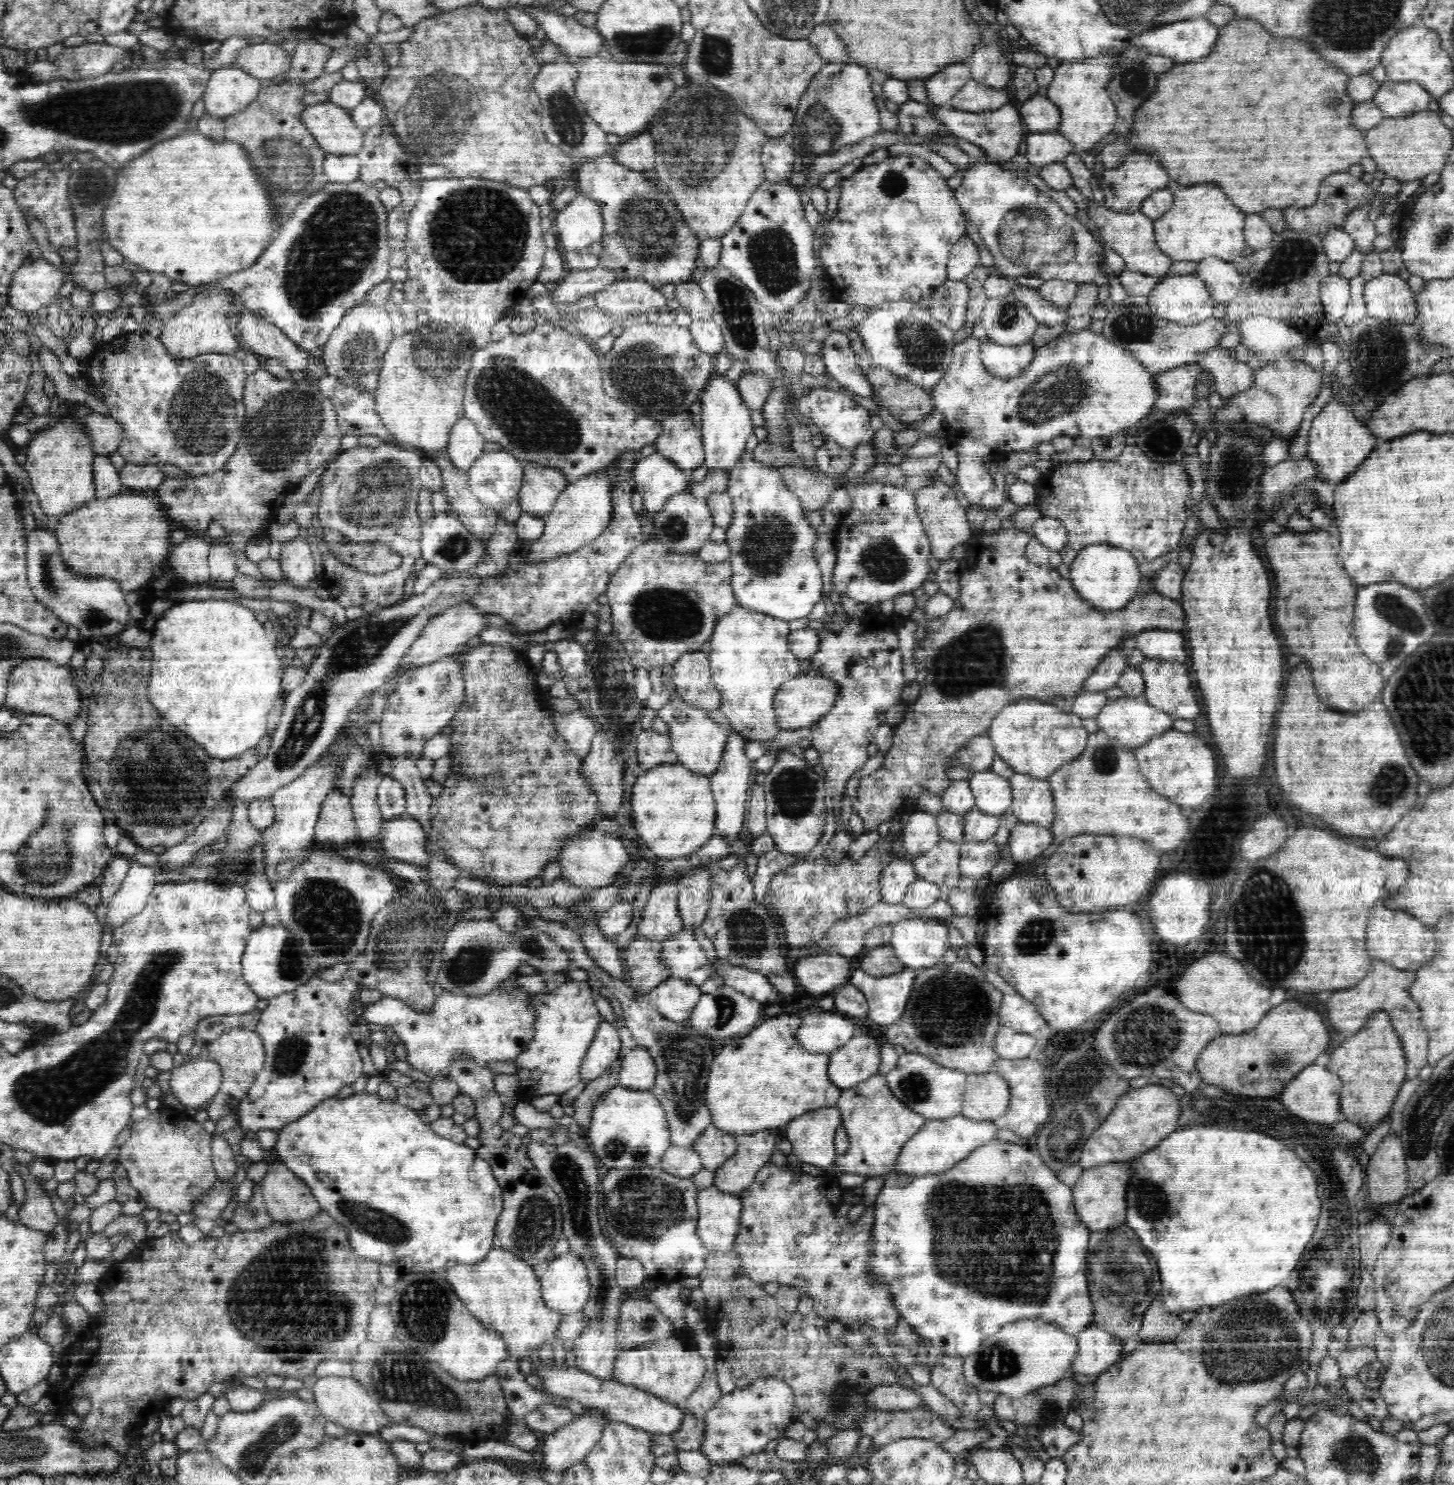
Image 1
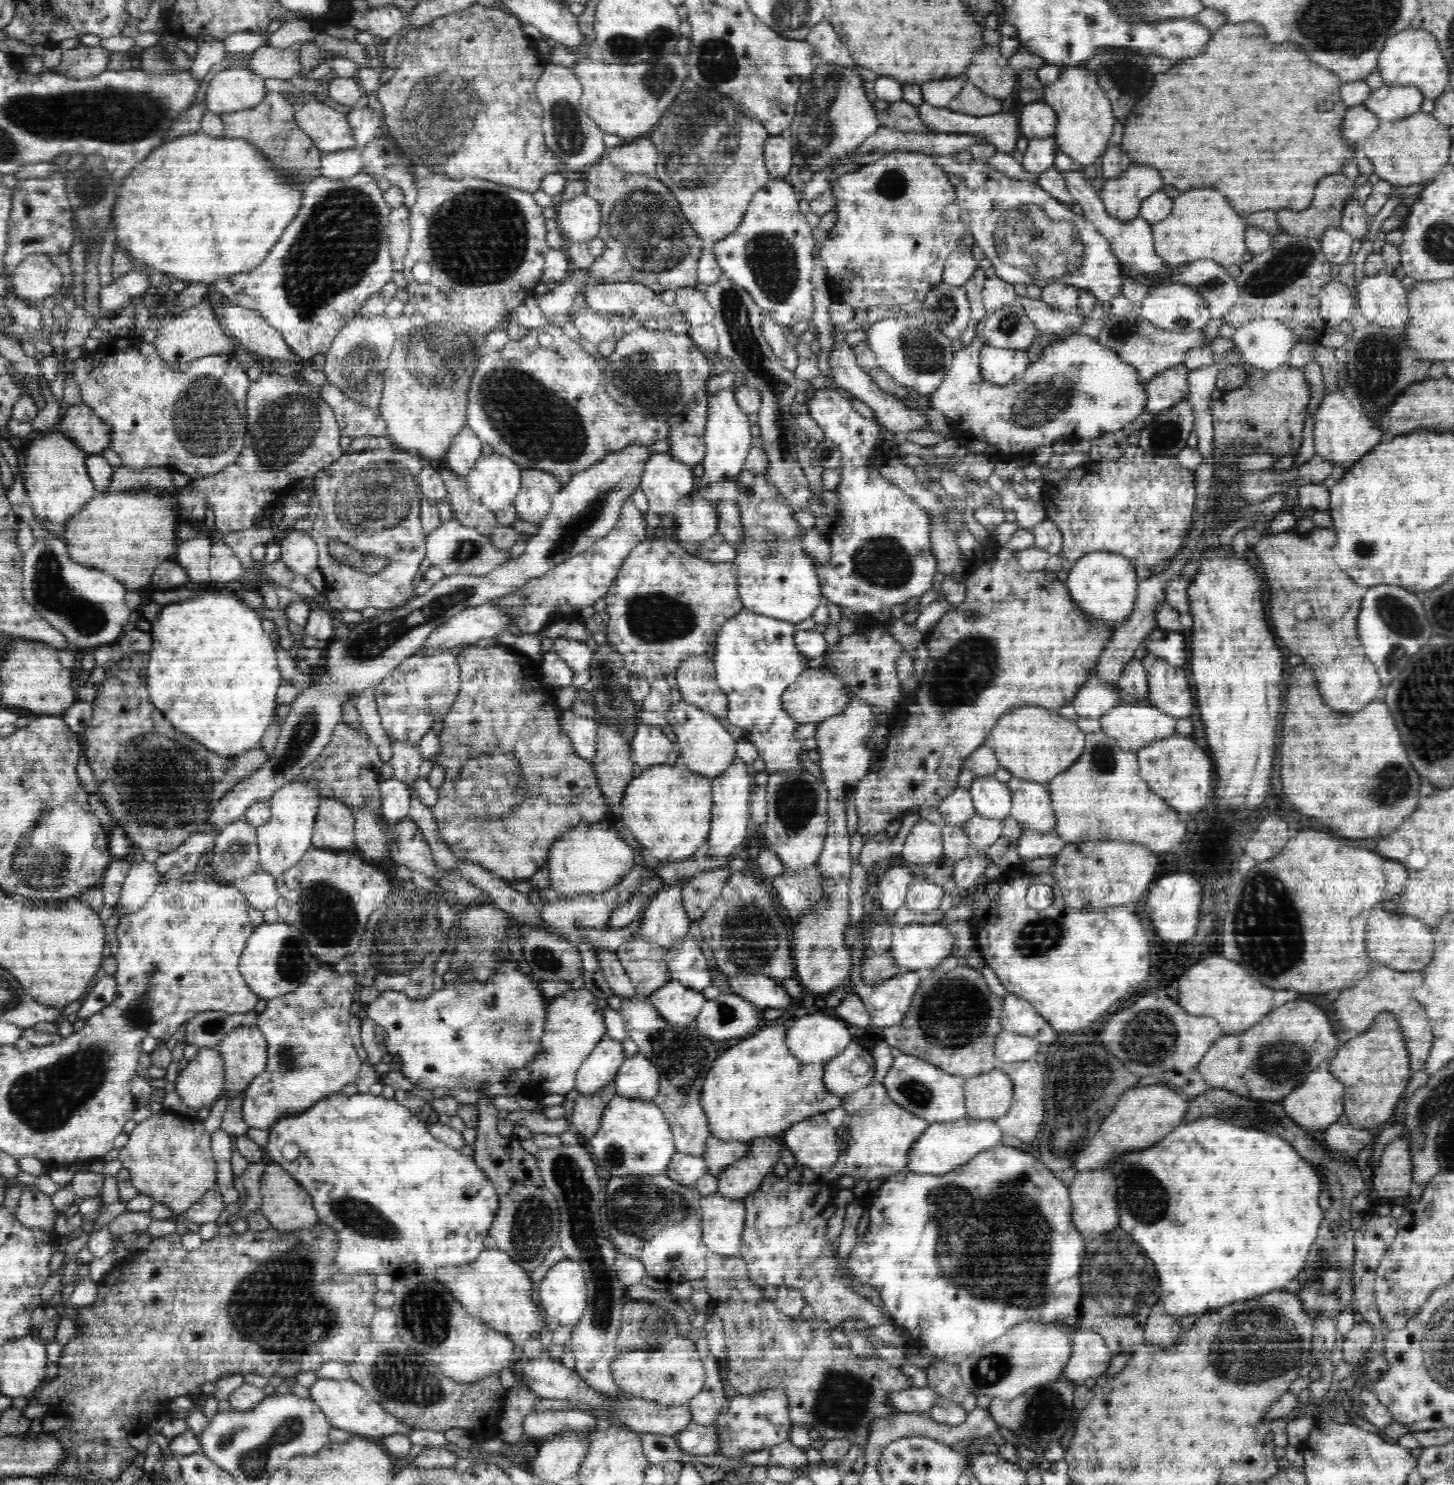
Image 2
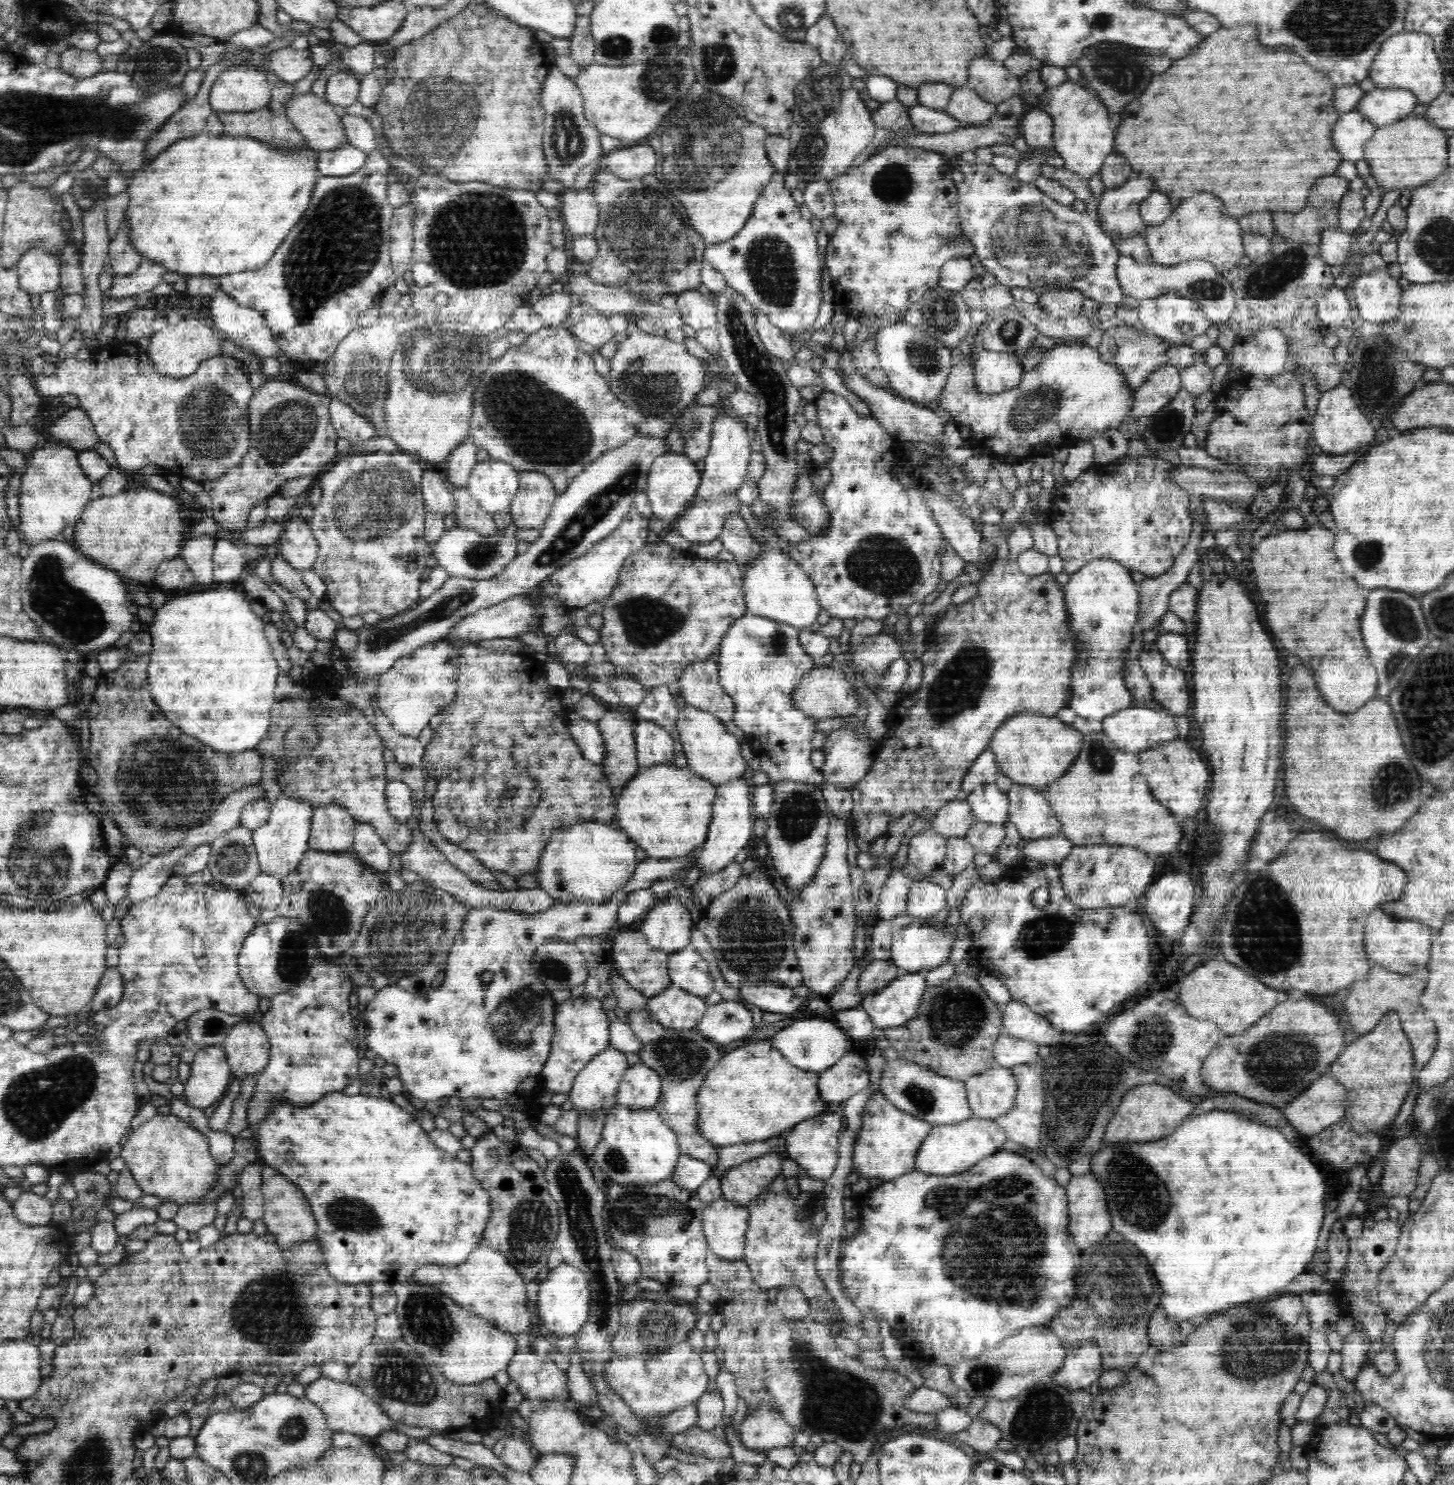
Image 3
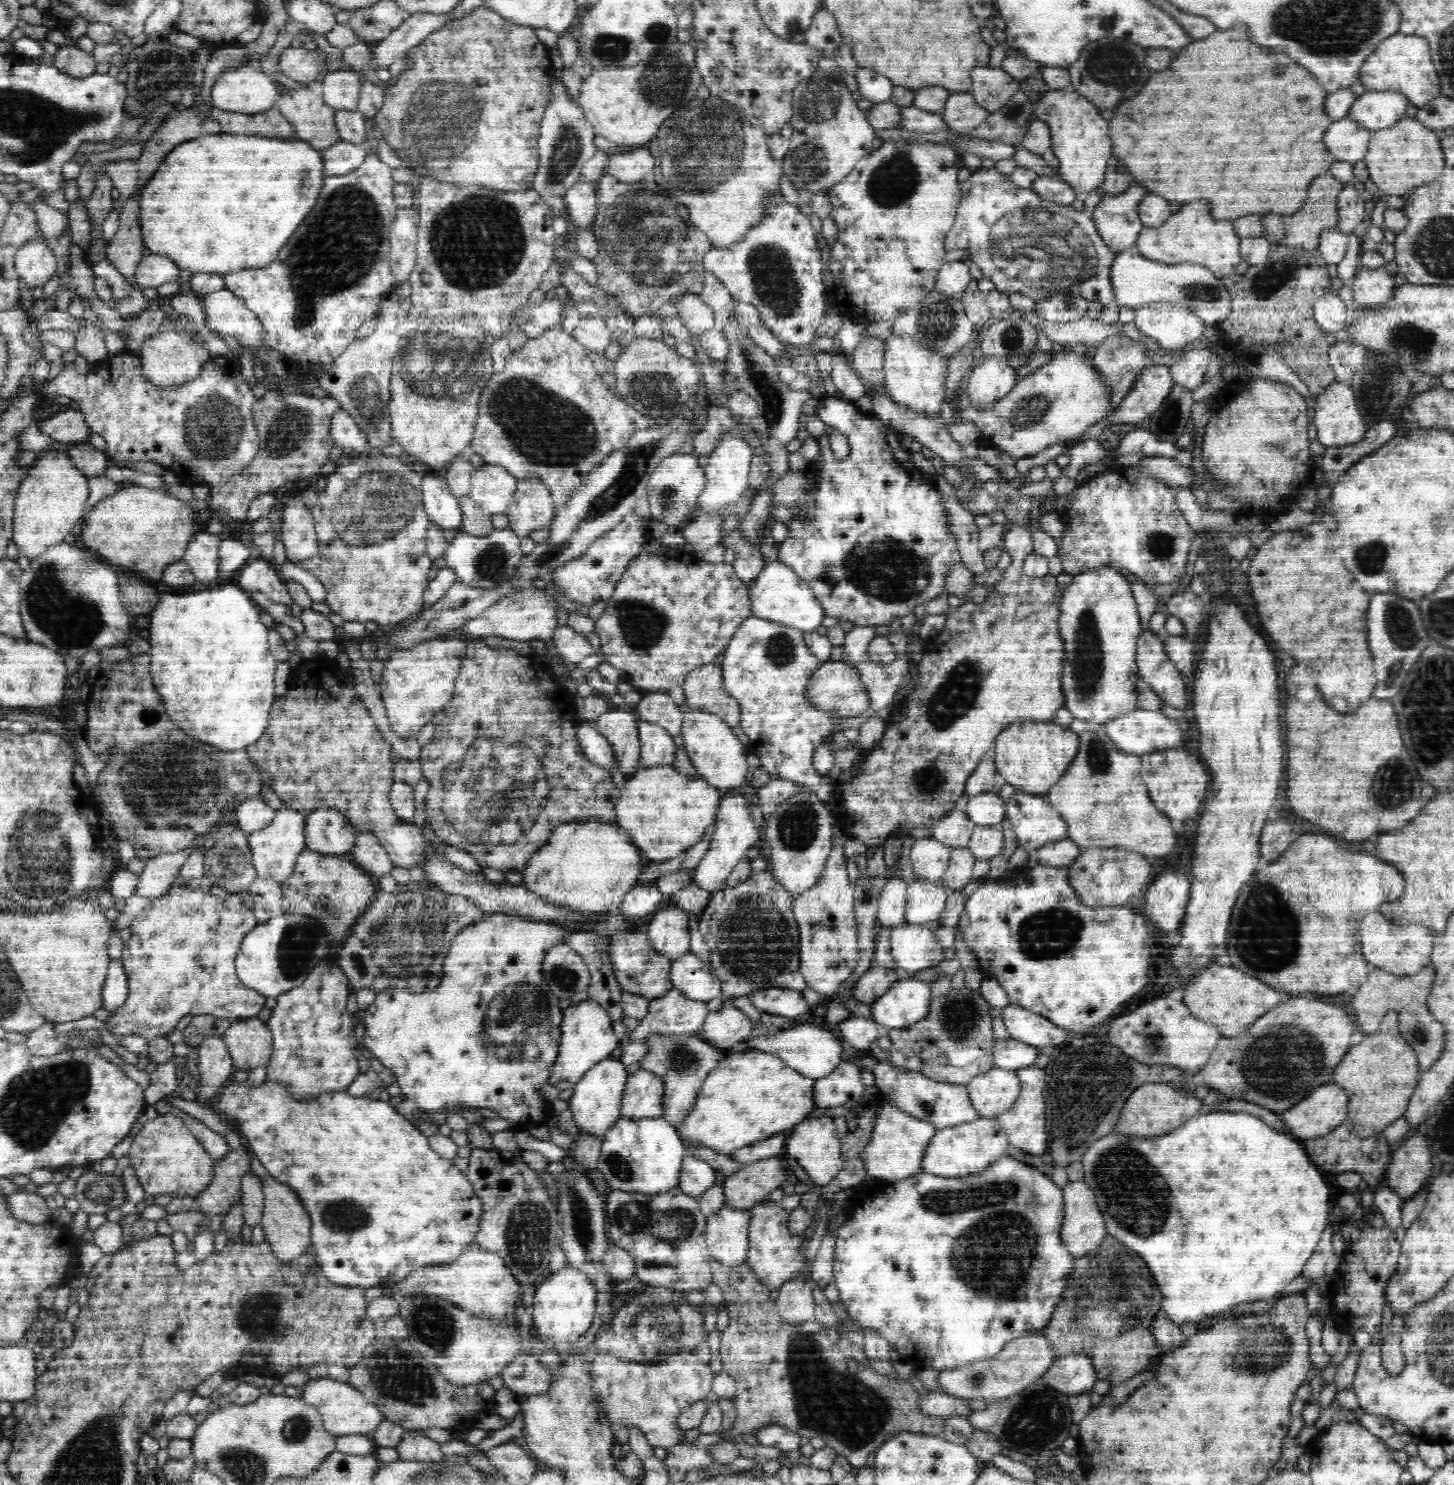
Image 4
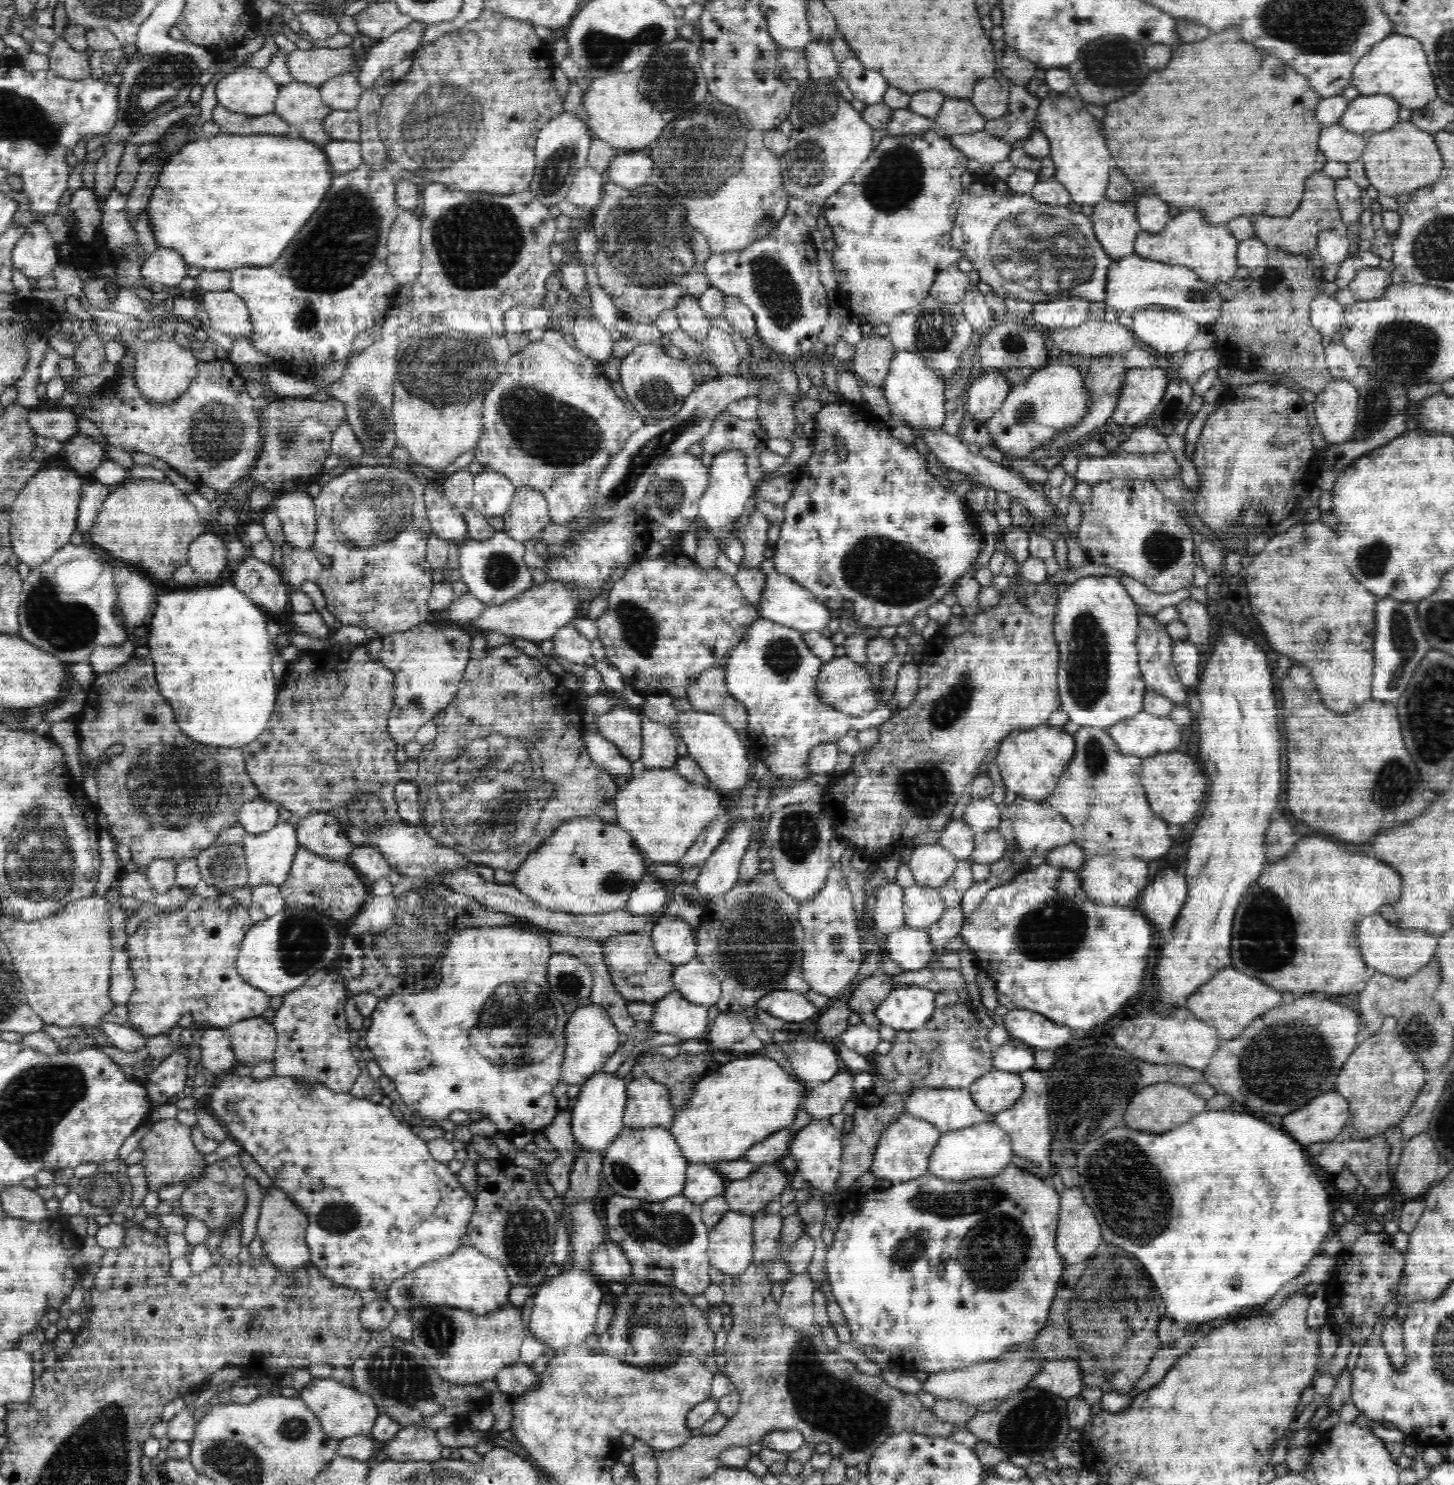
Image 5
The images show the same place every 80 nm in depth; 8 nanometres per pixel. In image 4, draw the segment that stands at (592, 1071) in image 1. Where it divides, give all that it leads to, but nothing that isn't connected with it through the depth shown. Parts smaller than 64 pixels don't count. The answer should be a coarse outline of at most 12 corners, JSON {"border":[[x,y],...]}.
{"border":[[611,1055],[594,1063],[568,1100],[578,1135],[622,1115],[628,1076]]}

